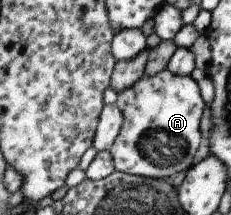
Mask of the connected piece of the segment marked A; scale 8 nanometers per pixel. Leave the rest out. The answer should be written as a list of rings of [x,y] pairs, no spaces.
[[[169,68],[158,74],[145,74],[129,89],[118,94],[115,102],[124,113],[124,124],[110,149],[117,170],[145,176],[171,179],[194,166],[193,159],[201,147],[201,119],[205,101],[199,83],[191,75],[174,74]]]

